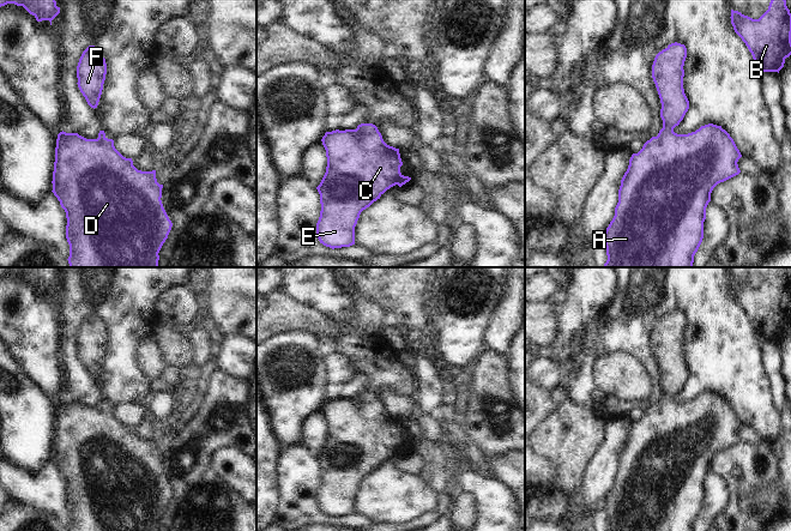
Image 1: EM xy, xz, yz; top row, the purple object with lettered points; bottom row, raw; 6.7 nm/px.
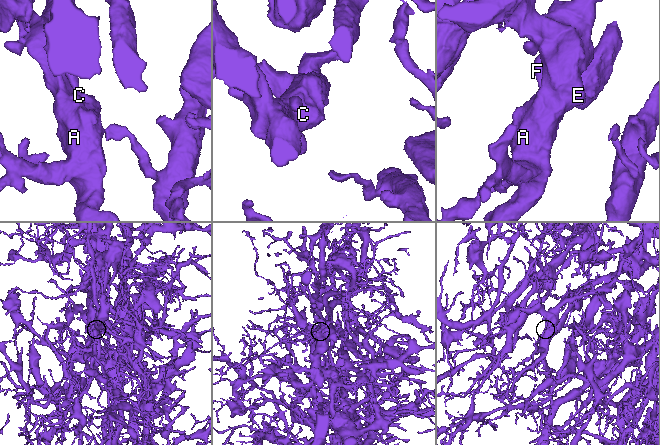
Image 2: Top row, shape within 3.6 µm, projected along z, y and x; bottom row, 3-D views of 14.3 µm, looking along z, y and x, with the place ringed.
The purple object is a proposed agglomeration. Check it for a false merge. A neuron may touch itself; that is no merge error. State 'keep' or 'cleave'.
keep

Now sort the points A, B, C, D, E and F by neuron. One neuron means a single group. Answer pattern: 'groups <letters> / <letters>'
groups A B C D E F

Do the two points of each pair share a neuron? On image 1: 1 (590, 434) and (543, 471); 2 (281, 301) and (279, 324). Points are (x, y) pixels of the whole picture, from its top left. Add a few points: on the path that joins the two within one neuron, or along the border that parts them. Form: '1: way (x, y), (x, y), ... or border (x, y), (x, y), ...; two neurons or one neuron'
1: border (537, 454), (553, 464), (555, 478), (551, 488); two neurons
2: way (281, 307), (279, 318); one neuron

